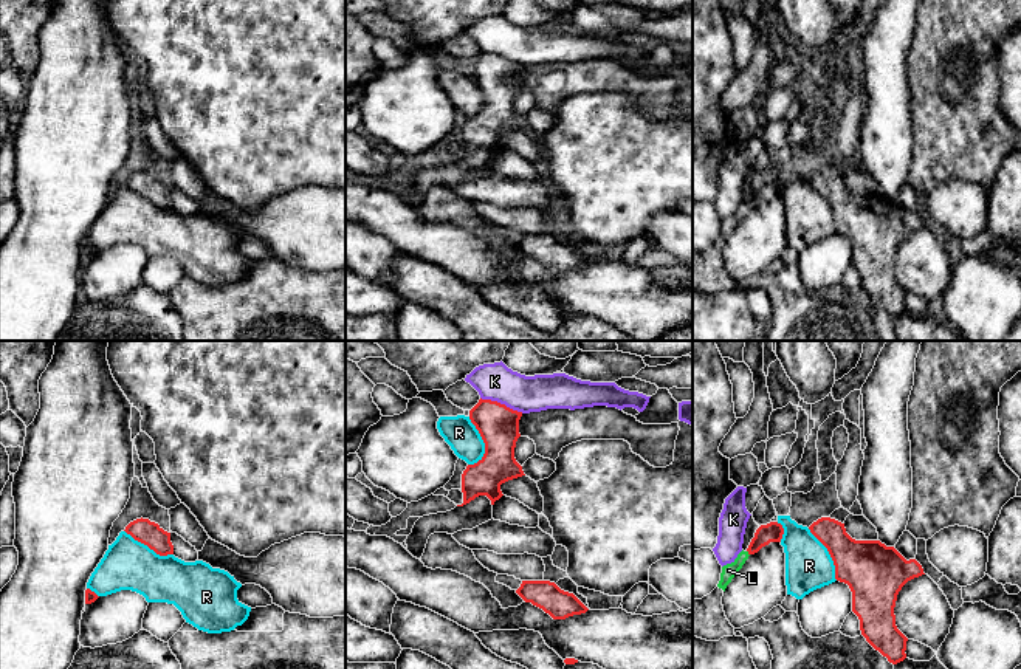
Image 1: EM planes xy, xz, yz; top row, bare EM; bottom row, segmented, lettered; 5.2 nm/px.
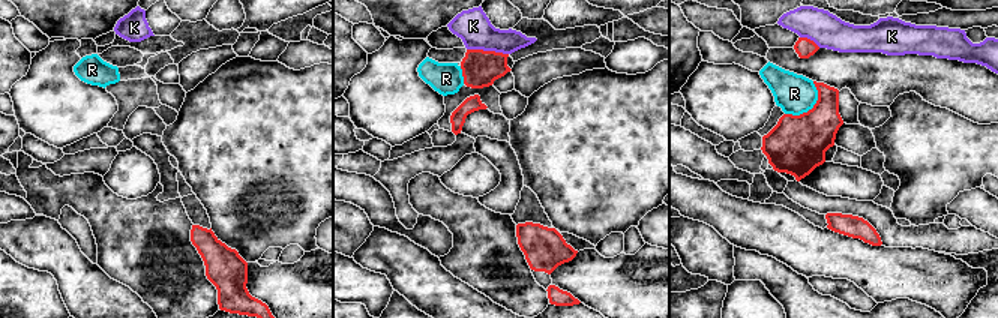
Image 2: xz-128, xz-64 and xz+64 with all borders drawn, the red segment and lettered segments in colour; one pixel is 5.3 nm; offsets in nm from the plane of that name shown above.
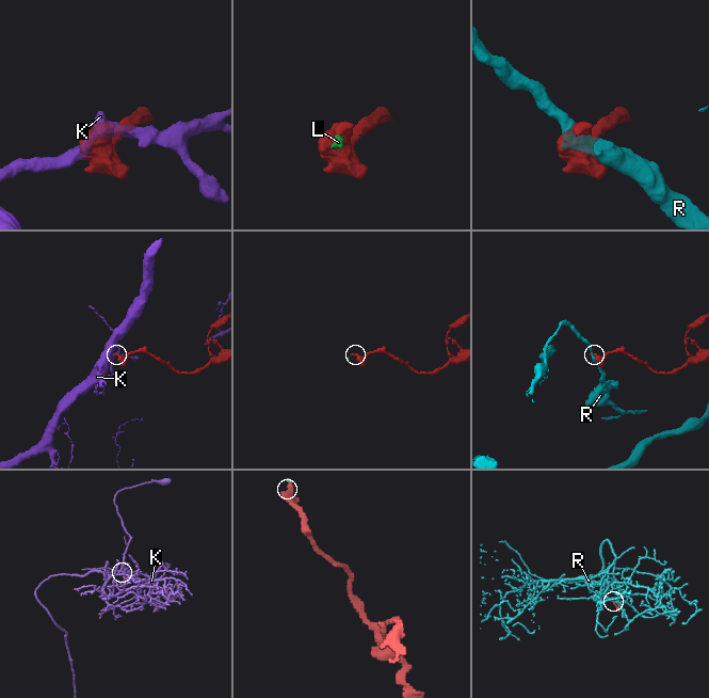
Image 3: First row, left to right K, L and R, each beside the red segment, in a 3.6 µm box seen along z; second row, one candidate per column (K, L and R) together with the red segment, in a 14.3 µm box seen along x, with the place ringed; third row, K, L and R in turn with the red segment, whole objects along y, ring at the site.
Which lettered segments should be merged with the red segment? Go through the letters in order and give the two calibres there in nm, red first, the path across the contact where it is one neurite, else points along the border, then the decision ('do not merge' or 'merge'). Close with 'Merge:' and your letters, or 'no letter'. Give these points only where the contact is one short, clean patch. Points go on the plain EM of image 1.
K: 220/190 nm | along xz (481, 50), (496, 53), (522, 65) | do not merge
L: 100/70 nm | across yz (772, 185), (749, 206), (728, 223) | merge
R: 220/170 nm | do not merge
Merge: L

